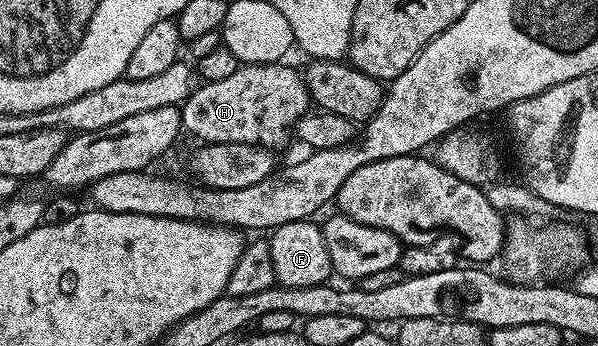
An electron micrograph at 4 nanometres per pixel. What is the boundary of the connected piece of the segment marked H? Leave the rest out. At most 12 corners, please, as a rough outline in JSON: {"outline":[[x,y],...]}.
{"outline":[[287,63],[239,64],[182,102],[202,143],[277,150],[312,100]]}

